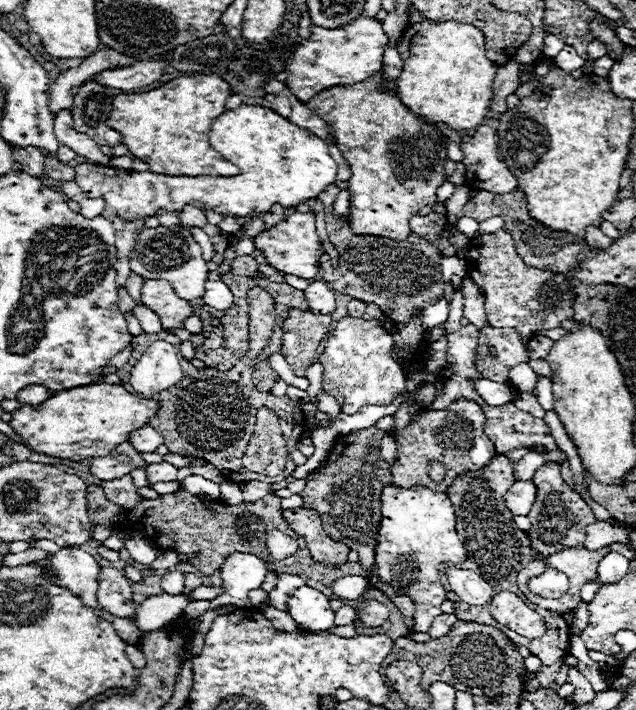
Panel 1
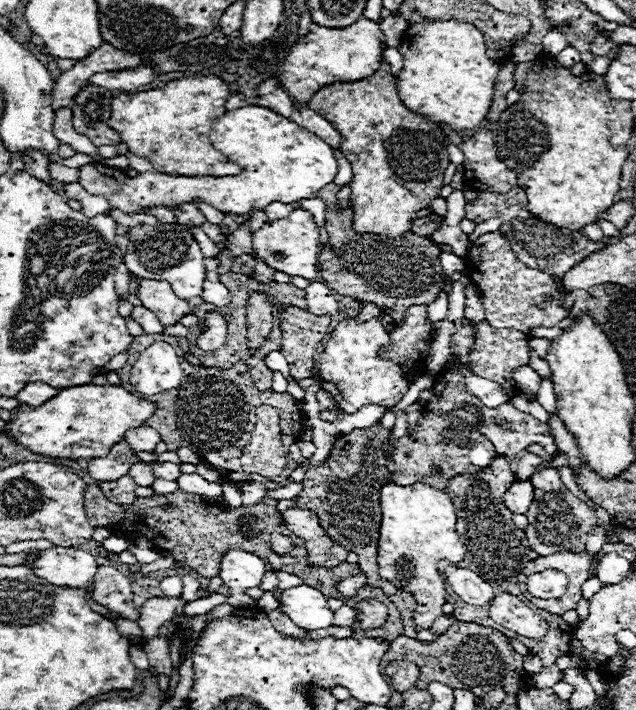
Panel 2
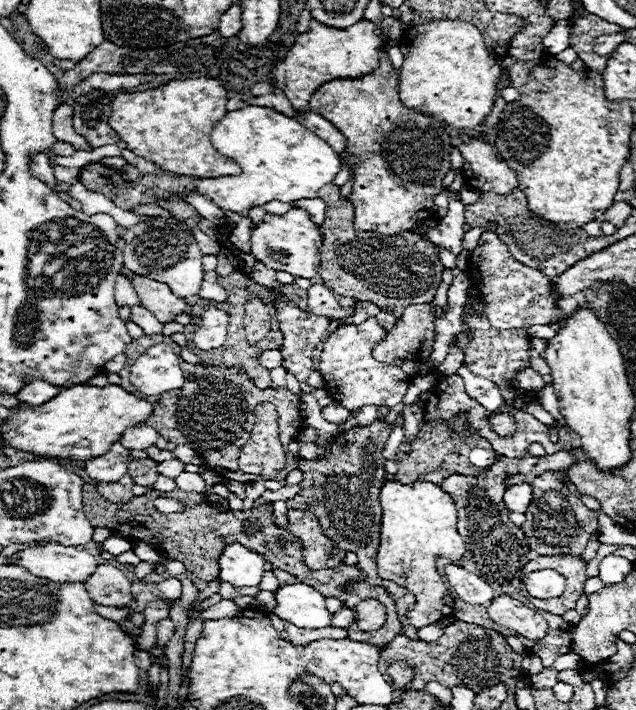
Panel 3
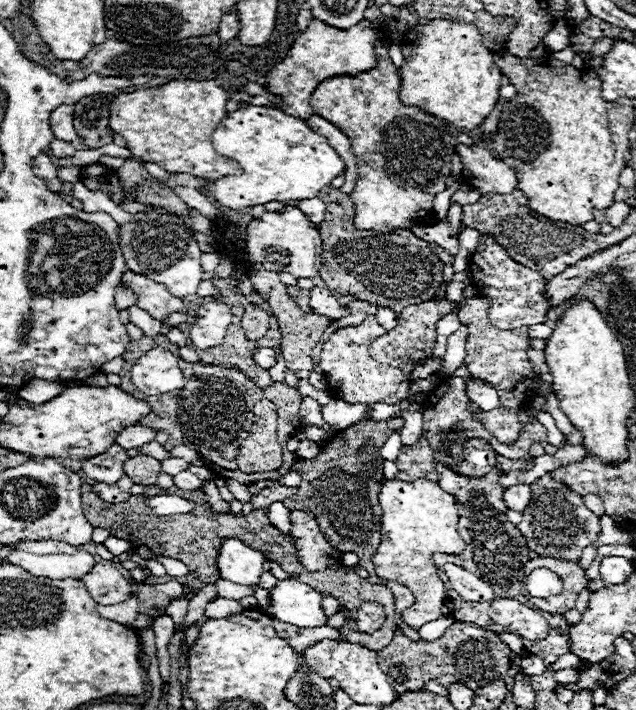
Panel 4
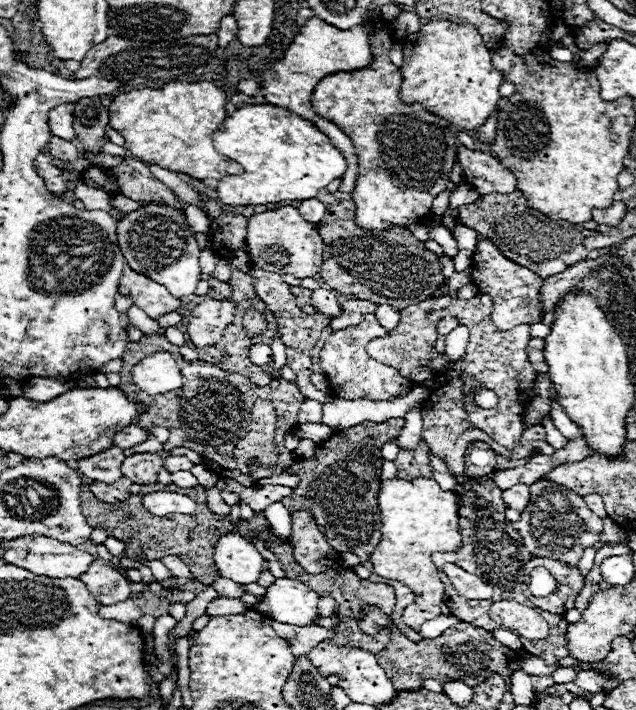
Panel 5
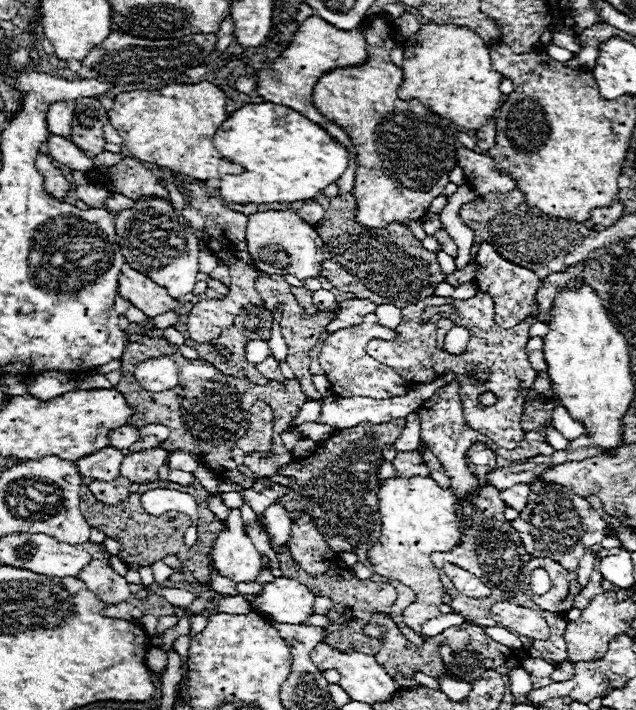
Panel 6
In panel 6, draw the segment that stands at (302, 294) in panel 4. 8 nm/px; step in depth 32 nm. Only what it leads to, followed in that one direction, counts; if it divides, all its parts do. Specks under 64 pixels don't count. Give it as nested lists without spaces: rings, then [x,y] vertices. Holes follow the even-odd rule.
[[[292,286],[292,294],[296,296],[296,300],[300,302],[300,306],[302,306],[308,314],[318,312],[318,306],[312,302],[312,292],[310,292],[310,290],[306,290],[305,287]]]

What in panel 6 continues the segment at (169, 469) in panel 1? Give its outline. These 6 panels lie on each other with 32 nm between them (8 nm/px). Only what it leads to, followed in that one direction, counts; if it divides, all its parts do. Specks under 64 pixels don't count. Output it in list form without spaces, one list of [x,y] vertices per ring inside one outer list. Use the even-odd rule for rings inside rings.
[[[176,450],[176,452],[170,452],[168,464],[170,464],[172,468],[178,468],[178,470],[190,470],[190,472],[194,472],[198,466],[204,466],[204,464],[200,464],[200,460],[194,458],[188,450]]]

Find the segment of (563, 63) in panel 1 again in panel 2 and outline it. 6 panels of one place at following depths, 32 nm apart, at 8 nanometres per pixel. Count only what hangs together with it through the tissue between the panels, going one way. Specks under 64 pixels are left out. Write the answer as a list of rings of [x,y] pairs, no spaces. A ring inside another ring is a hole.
[[[566,46],[566,48],[556,56],[556,60],[558,60],[562,66],[572,68],[572,64],[580,62],[580,56],[578,56],[578,52],[576,52],[572,46]]]

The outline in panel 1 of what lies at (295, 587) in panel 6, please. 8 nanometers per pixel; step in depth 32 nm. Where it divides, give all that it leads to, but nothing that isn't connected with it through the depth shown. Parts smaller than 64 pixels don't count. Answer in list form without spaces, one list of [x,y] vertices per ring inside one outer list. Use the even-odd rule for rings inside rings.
[[[302,586],[290,594],[288,614],[298,628],[308,632],[334,626],[334,612],[328,606],[328,598],[310,586]]]

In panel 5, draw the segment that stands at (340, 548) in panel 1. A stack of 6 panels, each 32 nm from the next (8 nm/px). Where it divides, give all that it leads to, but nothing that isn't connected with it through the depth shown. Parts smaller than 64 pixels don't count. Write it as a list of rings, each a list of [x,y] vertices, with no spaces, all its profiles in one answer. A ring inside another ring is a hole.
[[[310,512],[292,514],[290,546],[296,562],[310,574],[326,572],[340,562],[340,554],[330,548]]]

